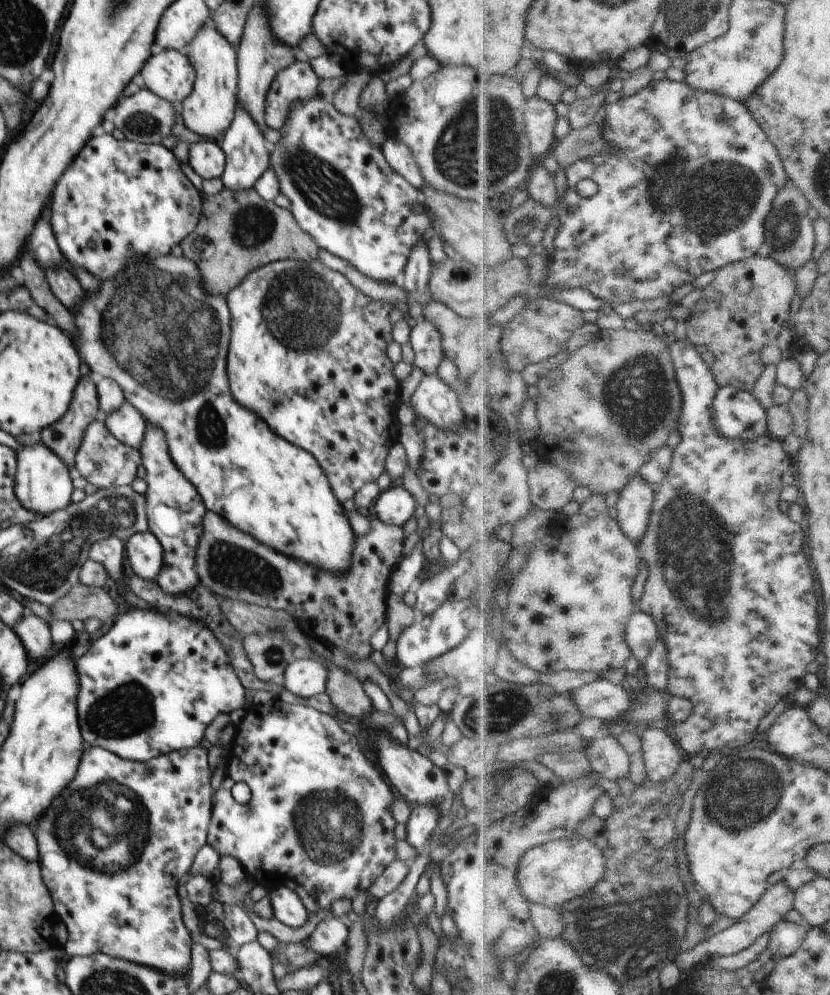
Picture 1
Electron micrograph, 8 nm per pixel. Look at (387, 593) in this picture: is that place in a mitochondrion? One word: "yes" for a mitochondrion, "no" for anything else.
no

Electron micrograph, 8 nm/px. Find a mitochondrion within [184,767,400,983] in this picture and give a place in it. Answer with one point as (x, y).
(329, 825)

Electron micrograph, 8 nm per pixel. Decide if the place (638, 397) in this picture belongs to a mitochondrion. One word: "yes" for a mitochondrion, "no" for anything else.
yes

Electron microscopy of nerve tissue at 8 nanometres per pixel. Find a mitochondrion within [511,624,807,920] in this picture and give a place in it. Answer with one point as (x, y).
(741, 798)

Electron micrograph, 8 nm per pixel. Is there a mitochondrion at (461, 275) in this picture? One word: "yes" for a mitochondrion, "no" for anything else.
no

